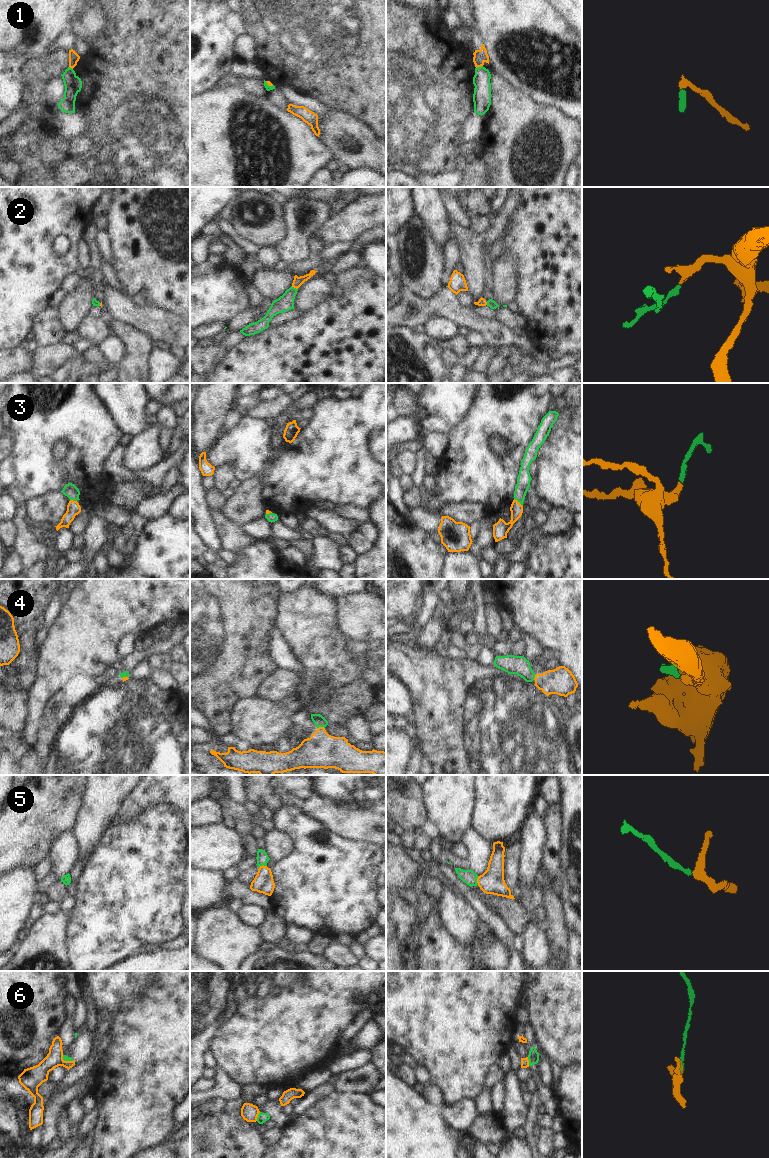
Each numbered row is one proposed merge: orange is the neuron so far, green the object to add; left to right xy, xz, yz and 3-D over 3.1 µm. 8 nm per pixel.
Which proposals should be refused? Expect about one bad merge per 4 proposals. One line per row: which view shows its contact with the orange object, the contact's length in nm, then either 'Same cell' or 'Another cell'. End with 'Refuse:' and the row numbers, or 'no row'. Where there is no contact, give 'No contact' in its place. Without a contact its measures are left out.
1: Touches orange in yz. Shared border 60 nm. Same cell
2: Touches orange in xz. Shared border 60 nm. Same cell
3: Touches orange in yz. Shared border 100 nm. Same cell
4: Touches orange in xz. Shared border 60 nm. Same cell
5: Touches orange in yz. Shared border 70 nm. Same cell
6: Touches orange in xz. Shared border 80 nm. Another cell
Refuse: 6

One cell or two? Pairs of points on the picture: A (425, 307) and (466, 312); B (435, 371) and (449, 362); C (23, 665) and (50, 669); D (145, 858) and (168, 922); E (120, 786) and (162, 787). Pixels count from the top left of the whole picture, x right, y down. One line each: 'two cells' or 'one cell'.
A: one cell
B: two cells
C: two cells
D: one cell
E: two cells

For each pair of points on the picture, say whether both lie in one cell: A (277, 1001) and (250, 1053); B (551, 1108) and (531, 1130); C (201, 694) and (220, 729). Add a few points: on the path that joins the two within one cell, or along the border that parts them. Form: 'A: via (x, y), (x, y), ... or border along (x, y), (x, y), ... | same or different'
A: via (277, 1014), (277, 1026), (263, 1040) | same
B: via (541, 1102), (533, 1109), (532, 1120) | same
C: via (210, 703), (212, 705), (212, 715), (217, 720) | same

